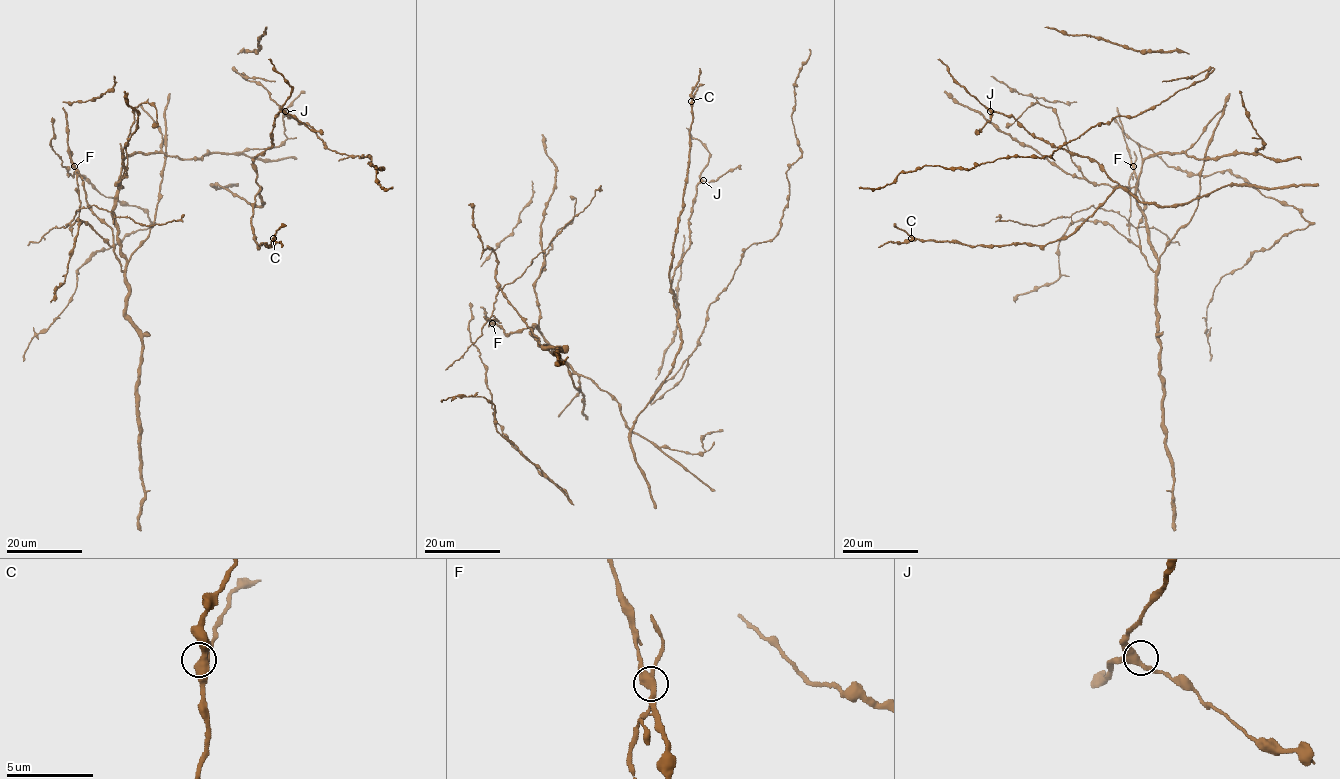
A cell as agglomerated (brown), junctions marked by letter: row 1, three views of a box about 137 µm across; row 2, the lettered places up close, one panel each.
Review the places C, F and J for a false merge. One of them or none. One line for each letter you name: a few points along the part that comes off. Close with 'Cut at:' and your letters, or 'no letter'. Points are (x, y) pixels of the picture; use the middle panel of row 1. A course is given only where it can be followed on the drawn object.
F: (492, 324), (498, 320), (489, 319), (496, 294), (520, 276), (564, 226), (582, 211), (596, 191), (601, 189)
Cut at: F

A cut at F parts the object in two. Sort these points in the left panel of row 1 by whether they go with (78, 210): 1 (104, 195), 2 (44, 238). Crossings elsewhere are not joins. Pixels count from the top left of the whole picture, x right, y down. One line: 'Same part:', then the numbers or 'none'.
Same part: 2

